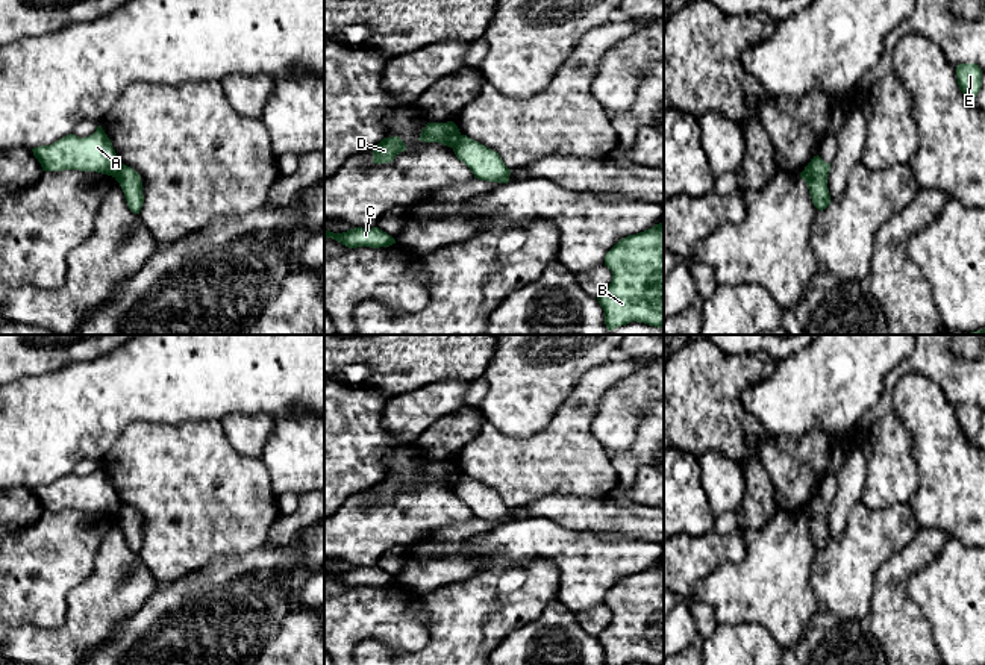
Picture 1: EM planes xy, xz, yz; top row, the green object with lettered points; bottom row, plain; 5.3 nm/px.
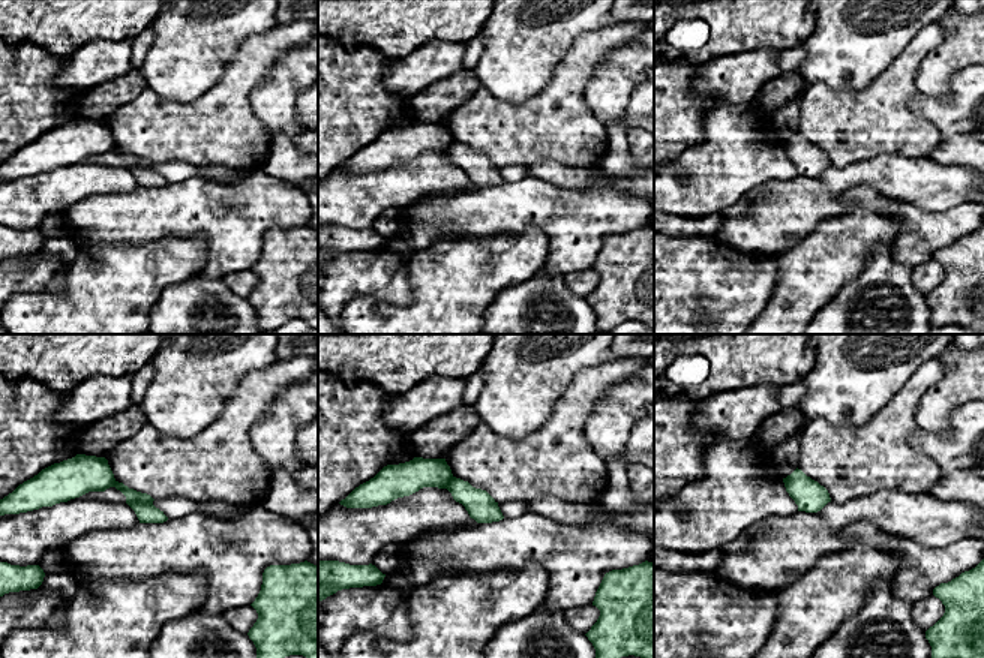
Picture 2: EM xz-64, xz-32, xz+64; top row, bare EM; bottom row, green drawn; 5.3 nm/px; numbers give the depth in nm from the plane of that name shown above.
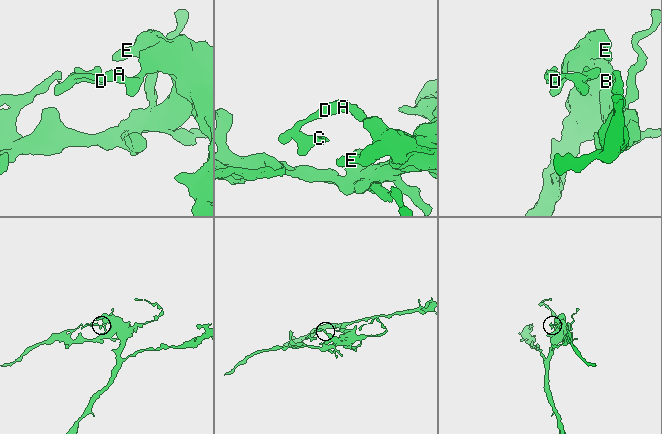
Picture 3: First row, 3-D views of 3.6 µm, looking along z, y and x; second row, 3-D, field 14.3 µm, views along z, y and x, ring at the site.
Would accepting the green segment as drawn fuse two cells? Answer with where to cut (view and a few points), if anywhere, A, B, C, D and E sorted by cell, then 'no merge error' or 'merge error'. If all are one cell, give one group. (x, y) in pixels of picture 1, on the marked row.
xy (121, 164), (114, 176) | A C D / B E | merge error

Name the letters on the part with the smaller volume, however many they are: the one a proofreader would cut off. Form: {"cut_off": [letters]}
{"cut_off": ["A", "C", "D"]}

